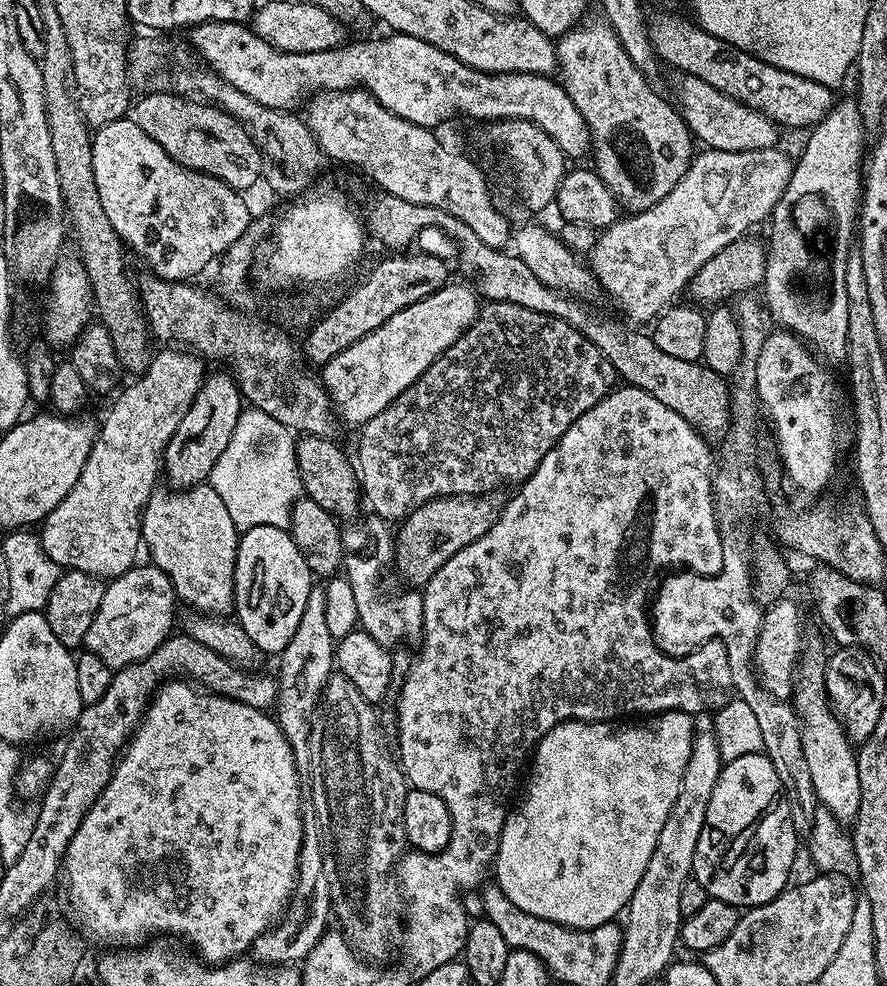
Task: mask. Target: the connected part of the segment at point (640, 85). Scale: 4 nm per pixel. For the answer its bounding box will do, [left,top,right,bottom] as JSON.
[556,19,694,214]

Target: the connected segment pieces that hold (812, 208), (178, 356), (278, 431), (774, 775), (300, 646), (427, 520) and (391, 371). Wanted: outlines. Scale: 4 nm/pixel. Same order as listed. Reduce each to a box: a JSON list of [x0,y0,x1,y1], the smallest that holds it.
[[762,99,866,365],[39,351,206,582],[210,407,302,529],[692,751,798,910],[274,586,334,765],[394,494,502,586],[320,283,480,426]]

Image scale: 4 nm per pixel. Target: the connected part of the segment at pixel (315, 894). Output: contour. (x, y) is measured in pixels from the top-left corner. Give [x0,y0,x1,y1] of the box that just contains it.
[251,822,332,966]

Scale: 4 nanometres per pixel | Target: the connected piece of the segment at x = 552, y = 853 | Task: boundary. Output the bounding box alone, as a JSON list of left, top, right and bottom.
[494,712,698,929]

